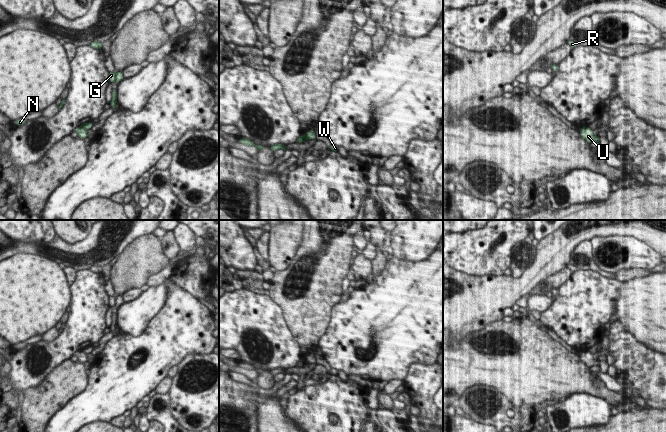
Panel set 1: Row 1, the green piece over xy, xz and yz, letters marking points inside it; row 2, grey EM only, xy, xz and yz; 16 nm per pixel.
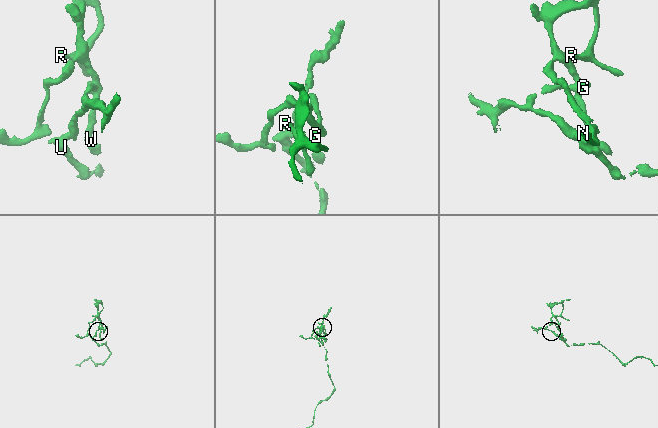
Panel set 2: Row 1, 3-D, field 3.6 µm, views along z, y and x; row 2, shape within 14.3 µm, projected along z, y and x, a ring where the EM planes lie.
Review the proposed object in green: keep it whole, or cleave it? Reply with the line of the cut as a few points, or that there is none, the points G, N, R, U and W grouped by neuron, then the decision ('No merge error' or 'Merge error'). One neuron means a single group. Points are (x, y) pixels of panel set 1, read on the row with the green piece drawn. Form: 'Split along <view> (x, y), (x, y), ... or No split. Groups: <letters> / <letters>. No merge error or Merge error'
Split along xy (81, 126), (85, 130). Groups: G N R W / U. Merge error.

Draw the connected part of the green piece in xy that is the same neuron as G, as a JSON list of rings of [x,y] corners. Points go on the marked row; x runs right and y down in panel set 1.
[[[120,71],[108,73],[108,80],[110,83],[115,81],[117,84],[119,84],[123,79],[124,79],[124,76],[123,76],[122,72],[120,72]]]

